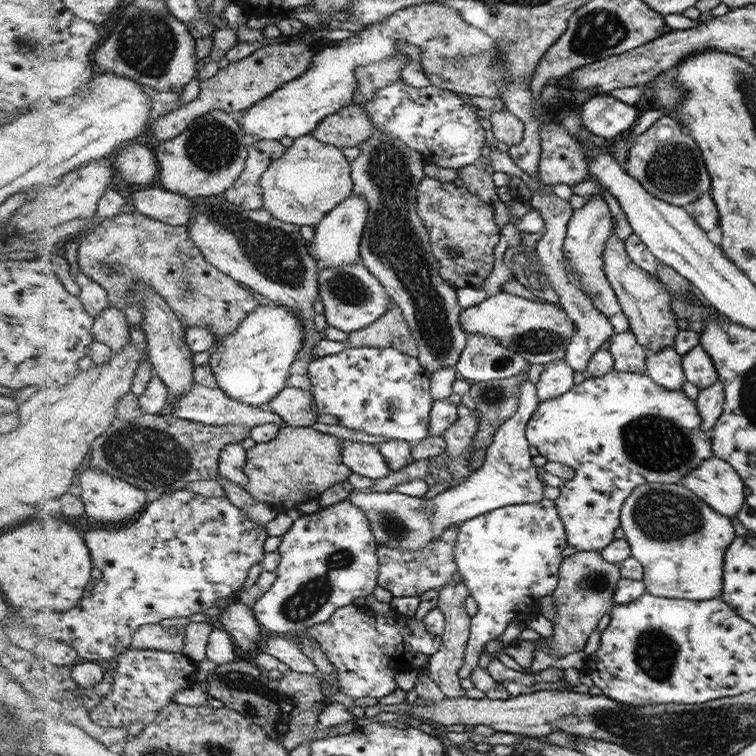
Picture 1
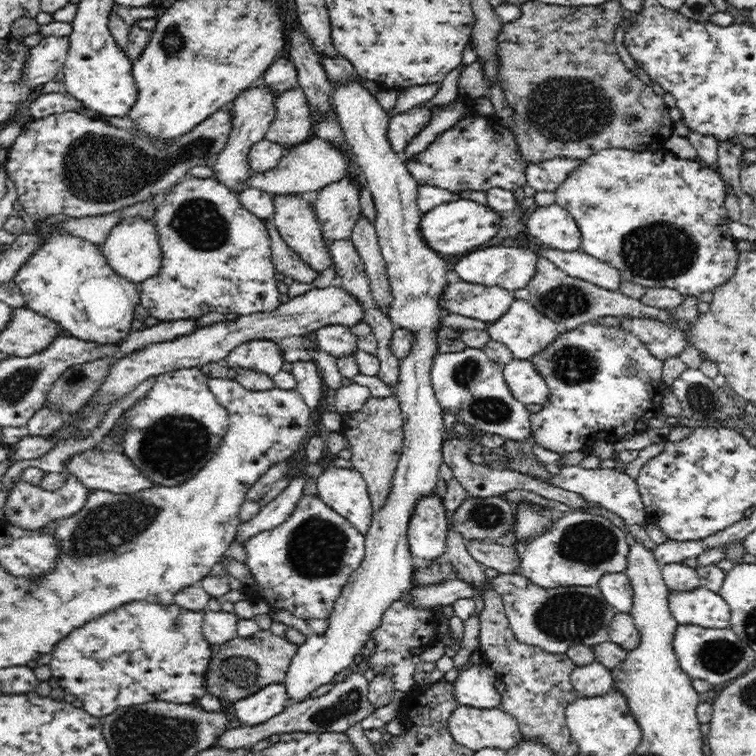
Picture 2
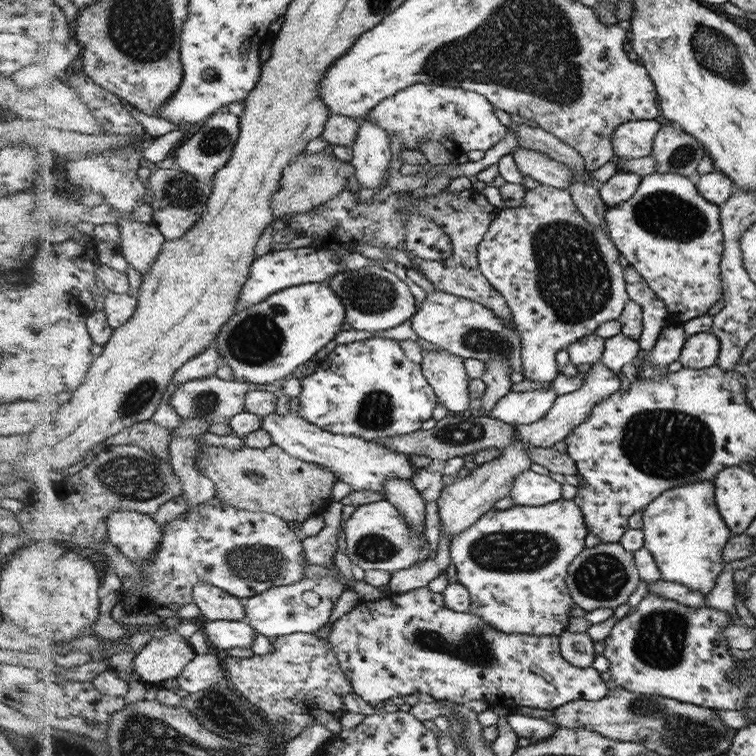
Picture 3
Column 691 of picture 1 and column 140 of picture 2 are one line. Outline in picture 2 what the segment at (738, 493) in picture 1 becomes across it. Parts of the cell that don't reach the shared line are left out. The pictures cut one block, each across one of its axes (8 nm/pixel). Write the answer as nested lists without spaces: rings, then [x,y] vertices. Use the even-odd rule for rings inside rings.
[[[96,447],[87,449],[86,452],[72,454],[66,462],[63,462],[63,469],[67,475],[76,477],[86,489],[93,489],[94,491],[105,489],[112,493],[136,493],[156,486],[142,476],[134,463],[121,451],[106,452],[104,449]]]

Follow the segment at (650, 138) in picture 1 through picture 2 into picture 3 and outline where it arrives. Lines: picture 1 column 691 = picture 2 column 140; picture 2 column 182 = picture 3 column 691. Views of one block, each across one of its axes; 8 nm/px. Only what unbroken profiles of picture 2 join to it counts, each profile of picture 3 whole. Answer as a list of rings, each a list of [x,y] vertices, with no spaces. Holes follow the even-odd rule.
[[[672,124],[661,125],[650,155],[658,161],[658,173],[678,173],[696,180],[696,167],[708,152],[695,136]]]

